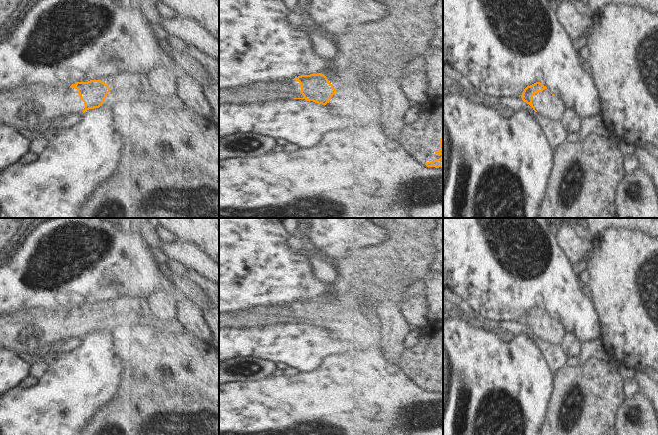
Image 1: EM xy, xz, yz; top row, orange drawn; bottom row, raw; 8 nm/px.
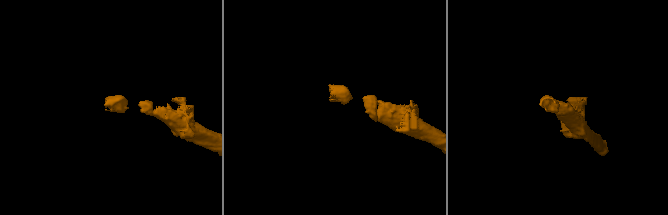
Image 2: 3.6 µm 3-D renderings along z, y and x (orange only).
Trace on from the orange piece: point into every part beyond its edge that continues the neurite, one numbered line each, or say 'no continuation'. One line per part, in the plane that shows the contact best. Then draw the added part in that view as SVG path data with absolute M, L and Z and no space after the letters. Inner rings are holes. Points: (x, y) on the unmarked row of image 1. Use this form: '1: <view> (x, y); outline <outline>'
1: yz (547, 329); outline M547 313L535 317L532 328L538 338L551 344L560 344L567 333L564 327Z

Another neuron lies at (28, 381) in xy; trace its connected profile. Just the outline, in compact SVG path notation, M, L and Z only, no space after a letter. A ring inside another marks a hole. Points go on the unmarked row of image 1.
M27 375L24 379L21 380L21 382L19 383L18 387L19 388L30 388L32 387L36 382L38 381L38 379Z

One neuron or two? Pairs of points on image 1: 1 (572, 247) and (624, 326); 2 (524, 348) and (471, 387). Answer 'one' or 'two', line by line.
1: two
2: one

